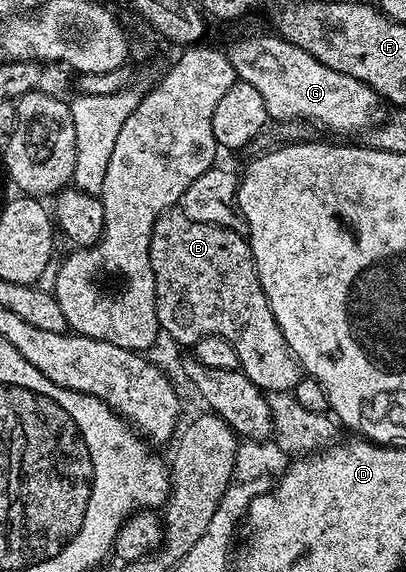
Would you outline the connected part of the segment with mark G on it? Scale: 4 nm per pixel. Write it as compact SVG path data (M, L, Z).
M279 34L271 35L240 40L232 49L227 49L226 55L234 66L237 81L254 86L254 90L262 94L262 102L266 102L266 110L273 121L309 120L332 132L361 133L377 123L376 111L382 107L382 101L368 84L348 74L338 74L338 70L330 70L330 66L322 66L322 62L306 54L302 46L294 46Z

